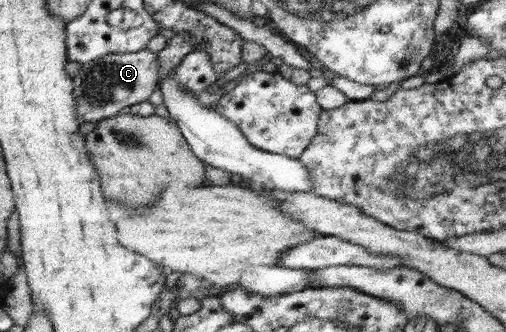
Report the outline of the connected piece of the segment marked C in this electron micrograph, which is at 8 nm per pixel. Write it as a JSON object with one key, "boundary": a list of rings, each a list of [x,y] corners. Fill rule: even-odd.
{"boundary":[[[147,49],[106,54],[82,64],[76,76],[72,77],[72,93],[76,95],[76,119],[80,119],[80,123],[99,122],[118,115],[124,107],[148,100],[161,81],[158,66],[158,53]]]}

